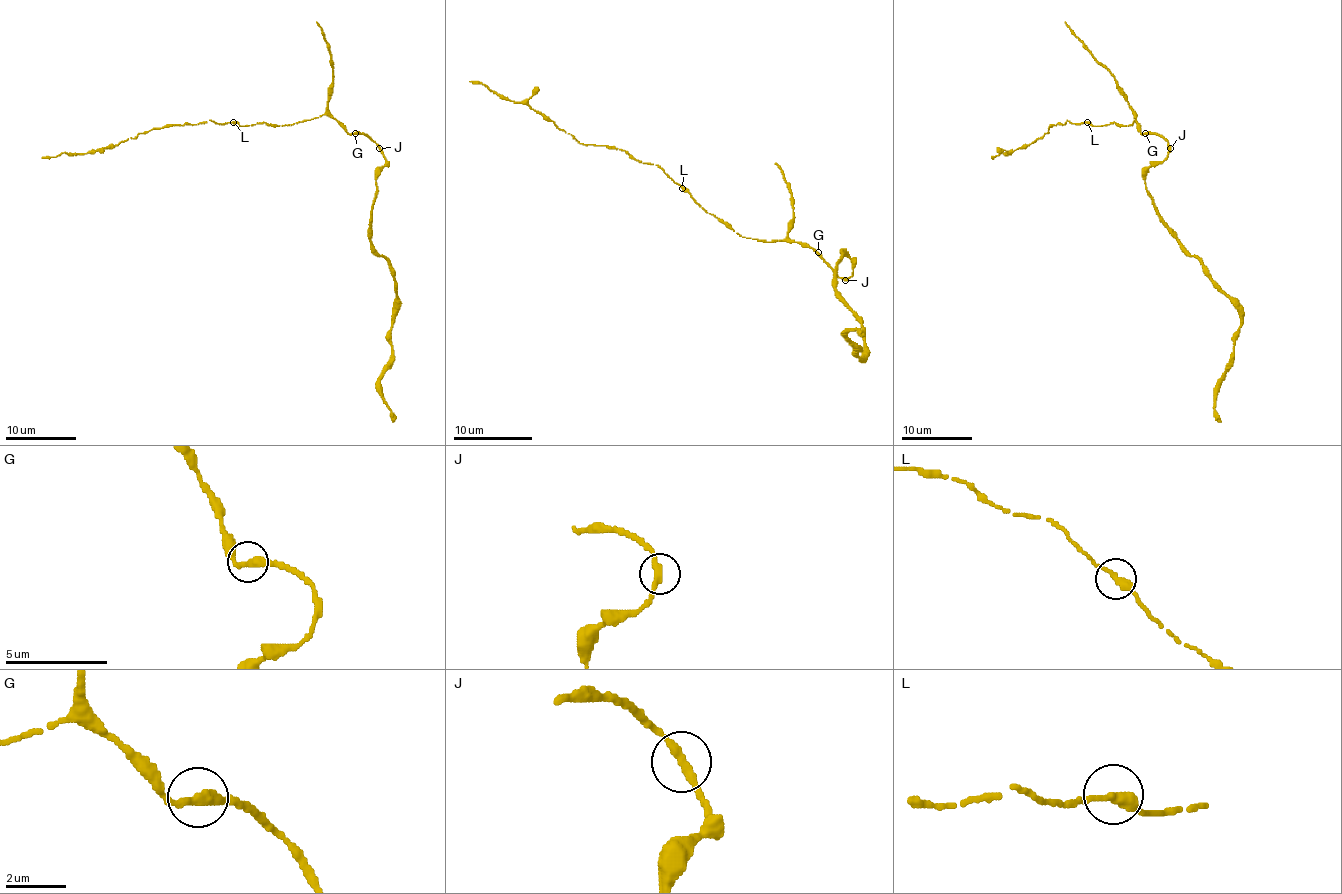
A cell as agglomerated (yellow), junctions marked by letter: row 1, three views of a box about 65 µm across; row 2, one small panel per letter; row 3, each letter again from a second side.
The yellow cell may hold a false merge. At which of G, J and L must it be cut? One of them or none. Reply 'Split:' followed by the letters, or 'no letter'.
Split: no letter

